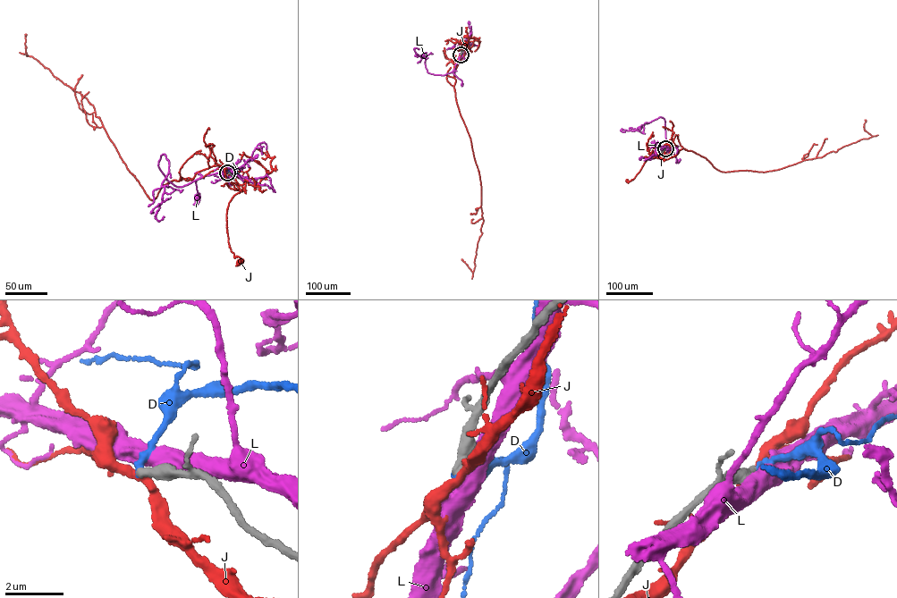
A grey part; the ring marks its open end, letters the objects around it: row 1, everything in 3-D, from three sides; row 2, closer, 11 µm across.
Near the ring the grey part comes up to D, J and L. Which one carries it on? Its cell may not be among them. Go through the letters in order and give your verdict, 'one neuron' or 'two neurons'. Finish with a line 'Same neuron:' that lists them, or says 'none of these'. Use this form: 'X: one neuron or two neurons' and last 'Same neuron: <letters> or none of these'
D: two neurons
J: two neurons
L: two neurons
Same neuron: none of these

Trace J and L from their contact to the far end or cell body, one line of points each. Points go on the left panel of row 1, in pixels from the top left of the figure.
J: (228, 173), (240, 185), (245, 183), (229, 202), (226, 214), (230, 248), (234, 257), (242, 260), (238, 263)
L: (228, 172), (224, 171), (197, 179), (199, 197), (195, 205), (196, 197)

